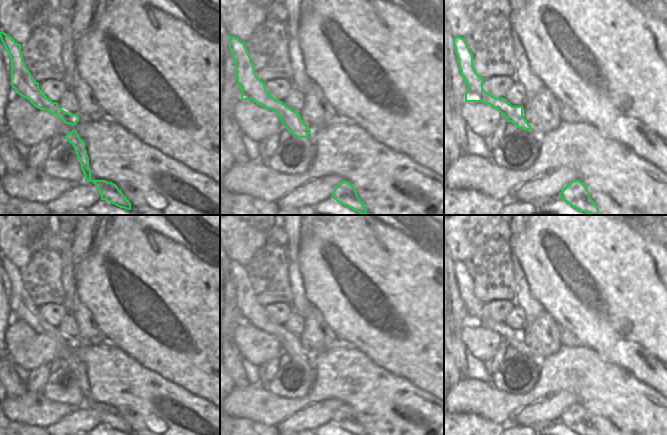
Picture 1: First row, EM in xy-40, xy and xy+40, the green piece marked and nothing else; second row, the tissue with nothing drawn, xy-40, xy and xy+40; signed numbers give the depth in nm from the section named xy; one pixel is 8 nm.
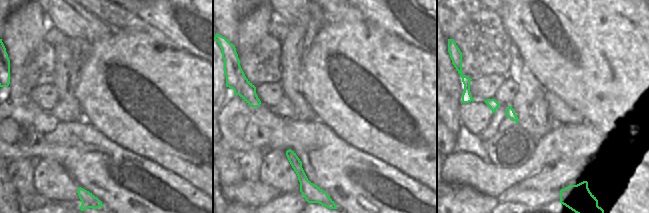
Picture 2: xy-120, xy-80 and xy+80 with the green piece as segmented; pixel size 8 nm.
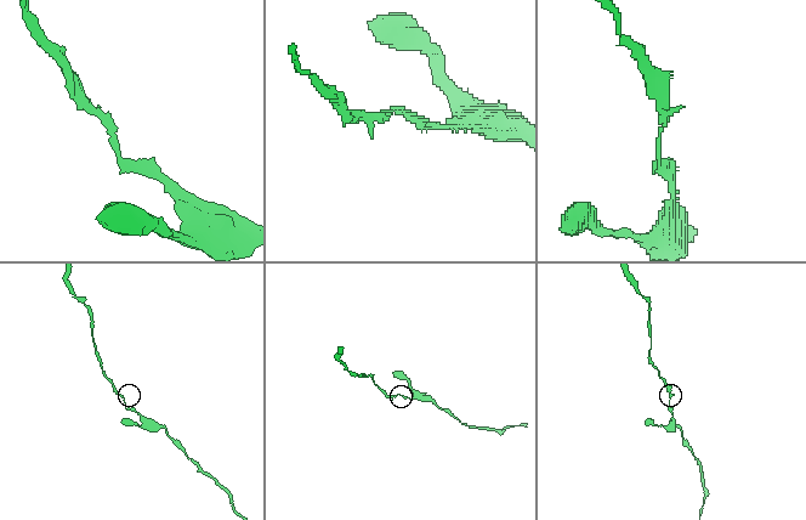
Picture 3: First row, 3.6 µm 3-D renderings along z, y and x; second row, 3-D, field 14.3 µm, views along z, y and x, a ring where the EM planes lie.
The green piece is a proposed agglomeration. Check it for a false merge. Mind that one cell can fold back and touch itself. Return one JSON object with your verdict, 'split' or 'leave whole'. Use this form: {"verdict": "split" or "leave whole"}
{"verdict": "leave whole"}

